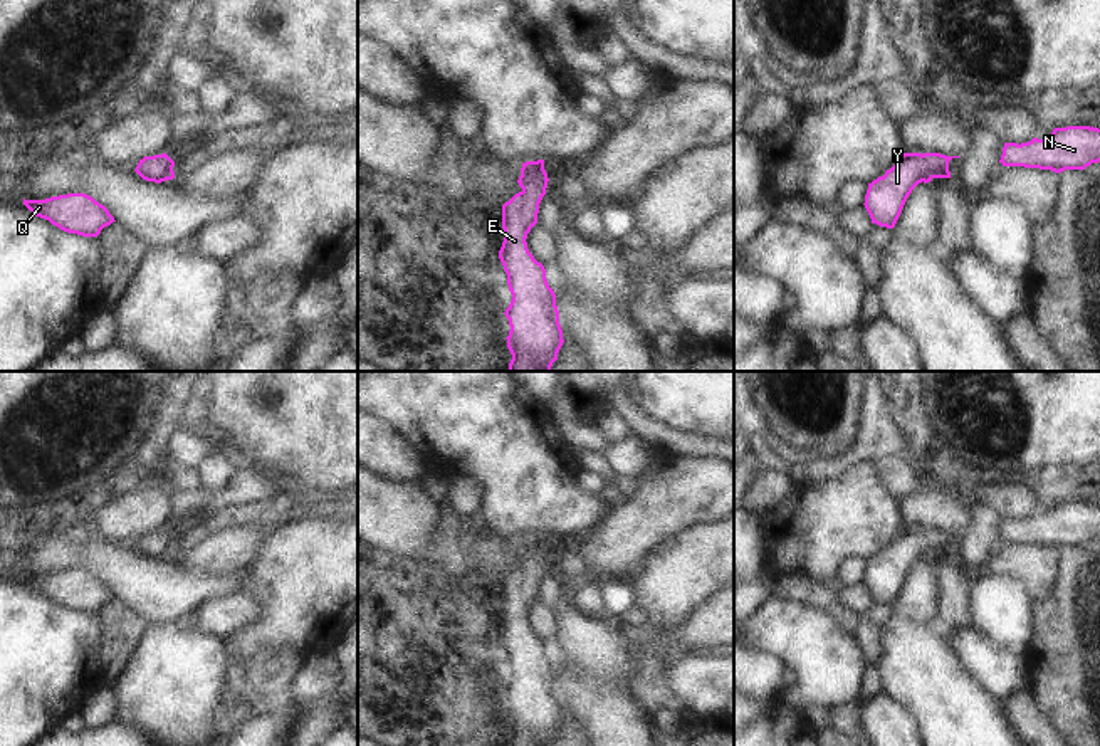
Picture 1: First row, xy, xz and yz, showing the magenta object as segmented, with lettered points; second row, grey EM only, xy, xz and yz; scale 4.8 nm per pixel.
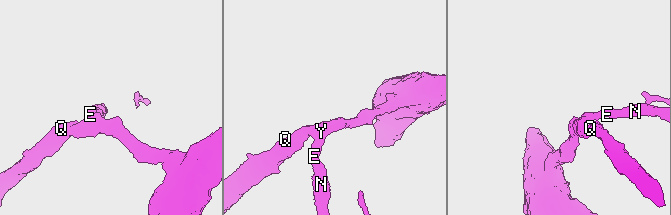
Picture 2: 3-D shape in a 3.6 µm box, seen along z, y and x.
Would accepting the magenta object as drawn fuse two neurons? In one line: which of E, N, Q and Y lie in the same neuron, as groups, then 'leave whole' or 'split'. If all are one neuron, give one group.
E N Q Y | leave whole

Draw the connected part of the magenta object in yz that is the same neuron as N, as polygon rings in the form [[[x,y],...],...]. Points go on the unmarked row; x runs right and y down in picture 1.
[[[1090,502],[1055,504],[1046,516],[1004,519],[1003,543],[1040,544],[1061,549],[1085,546],[1100,538],[1100,506]]]

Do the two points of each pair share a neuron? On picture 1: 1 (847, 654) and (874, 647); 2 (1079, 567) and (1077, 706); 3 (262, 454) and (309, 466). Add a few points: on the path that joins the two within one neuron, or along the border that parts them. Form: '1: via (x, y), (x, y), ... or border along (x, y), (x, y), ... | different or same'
1: border along (852, 634), (867, 664) | different
2: via (1079, 602), (1079, 671) | same
3: via (274, 454), (298, 454) | same

